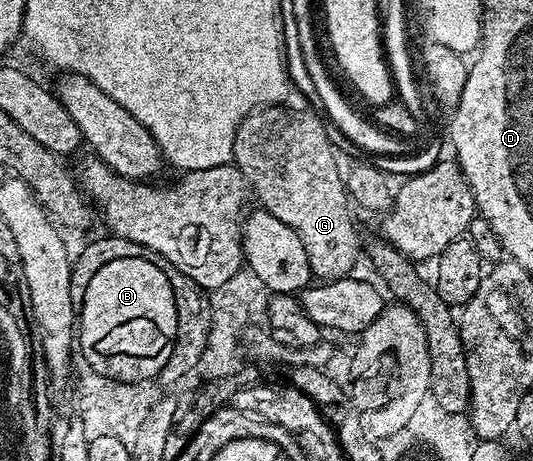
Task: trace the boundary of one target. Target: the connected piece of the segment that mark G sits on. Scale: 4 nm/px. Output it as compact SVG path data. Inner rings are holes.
M263 106L242 120L233 144L233 164L244 175L253 196L258 196L257 204L300 235L300 243L308 251L311 274L322 283L339 281L355 272L358 251L360 255L344 173L338 170L339 158L328 143L324 119L286 108Z

